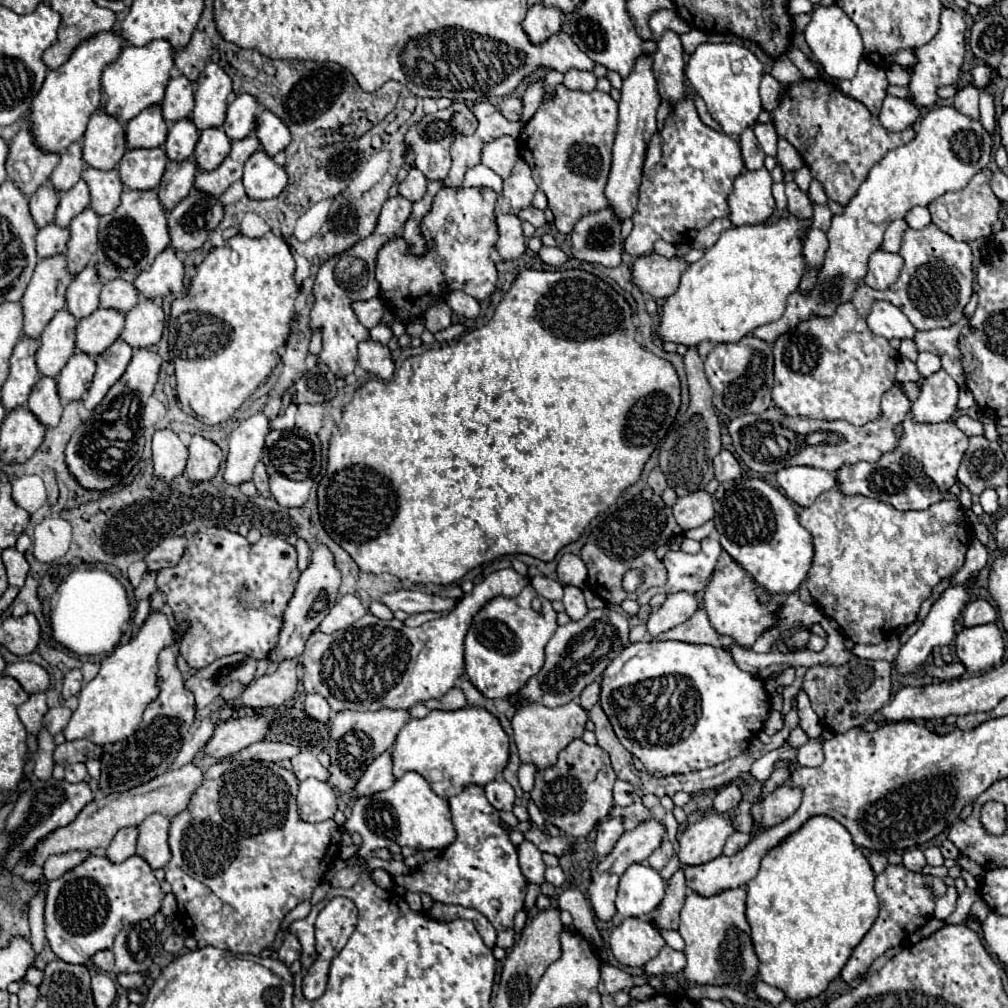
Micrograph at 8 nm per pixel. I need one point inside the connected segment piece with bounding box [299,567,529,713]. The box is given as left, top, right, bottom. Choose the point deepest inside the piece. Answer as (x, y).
(374, 664)

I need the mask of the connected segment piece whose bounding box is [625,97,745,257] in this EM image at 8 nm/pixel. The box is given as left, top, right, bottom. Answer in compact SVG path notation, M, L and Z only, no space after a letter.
M691 97L677 101L667 121L673 125L667 145L663 145L661 131L647 143L639 205L633 213L633 231L625 241L625 251L633 257L651 253L657 239L675 245L689 243L713 219L729 217L727 197L731 195L731 181L745 169L739 143L703 125Z

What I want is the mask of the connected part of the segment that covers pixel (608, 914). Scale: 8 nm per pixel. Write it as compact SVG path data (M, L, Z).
M649 819L649 821L643 821L641 825L637 825L633 831L625 831L621 835L621 839L617 841L617 845L613 847L613 851L609 855L605 855L595 873L593 873L593 879L591 879L591 885L589 885L589 903L593 907L593 913L599 921L611 921L613 915L617 913L615 909L615 895L617 895L617 885L619 885L619 879L621 875L625 873L625 869L633 863L641 863L645 861L661 843L665 835L665 825L657 819Z

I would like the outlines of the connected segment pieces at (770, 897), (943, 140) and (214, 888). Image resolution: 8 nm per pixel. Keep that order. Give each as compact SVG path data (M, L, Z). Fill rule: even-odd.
M817 815L817 817L809 819L797 833L789 835L779 847L771 849L771 851L763 857L761 869L759 869L757 877L747 883L747 901L745 901L745 903L747 903L747 911L745 911L745 913L747 913L747 921L749 921L751 929L753 929L751 939L753 939L755 953L757 953L757 957L759 957L757 979L765 981L767 985L773 985L773 987L781 989L781 991L787 995L787 999L793 1001L793 1003L801 1003L801 1001L805 1001L805 999L811 999L811 997L821 995L821 993L829 987L829 983L839 977L839 973L841 973L841 969L845 967L847 959L851 957L853 949L859 945L859 941L865 937L865 933L871 929L871 925L873 925L875 919L877 919L877 913L879 913L879 899L877 899L877 895L875 895L875 891L873 891L873 881L875 881L873 869L871 869L869 861L865 859L865 855L861 853L861 849L855 847L855 843L851 841L849 831L847 831L841 823L837 823L835 819L825 817L825 815Z
M935 105L921 119L915 139L903 147L891 149L879 163L875 163L857 195L847 203L843 215L833 217L831 229L827 231L829 249L825 253L815 291L811 295L803 295L801 291L791 293L783 317L757 327L753 335L773 343L779 335L787 333L809 315L817 313L827 317L835 313L837 305L851 301L857 281L861 281L867 273L869 255L881 247L885 227L895 219L903 219L915 205L927 207L937 197L963 189L977 171L991 163L991 143L991 133L983 129L981 121L959 113L955 107Z
M239 759L239 761L221 761L221 763L211 765L203 773L203 785L191 795L189 807L171 819L171 827L169 827L169 849L171 849L173 857L165 865L165 881L173 887L173 895L177 899L177 919L197 939L199 947L213 945L213 947L219 947L219 949L229 949L233 953L253 953L253 955L259 955L263 949L267 949L267 947L273 945L275 935L277 935L277 931L279 931L281 921L285 919L285 915L291 909L295 909L299 903L311 899L311 893L313 893L313 877L315 877L315 887L317 887L321 883L321 877L329 869L329 861L333 861L333 851L331 849L339 849L339 841L341 839L339 839L339 827L337 827L337 823L333 819L327 819L327 821L321 821L321 823L305 823L305 821L301 821L299 815L297 815L295 795L297 795L297 779L295 779L295 775L291 771L279 767L277 763L245 761L245 759ZM203 843L209 847L209 853L201 859L201 867L203 869L197 871L199 869L199 863L195 865L195 861L191 857L195 857L199 861L197 849L201 849Z

